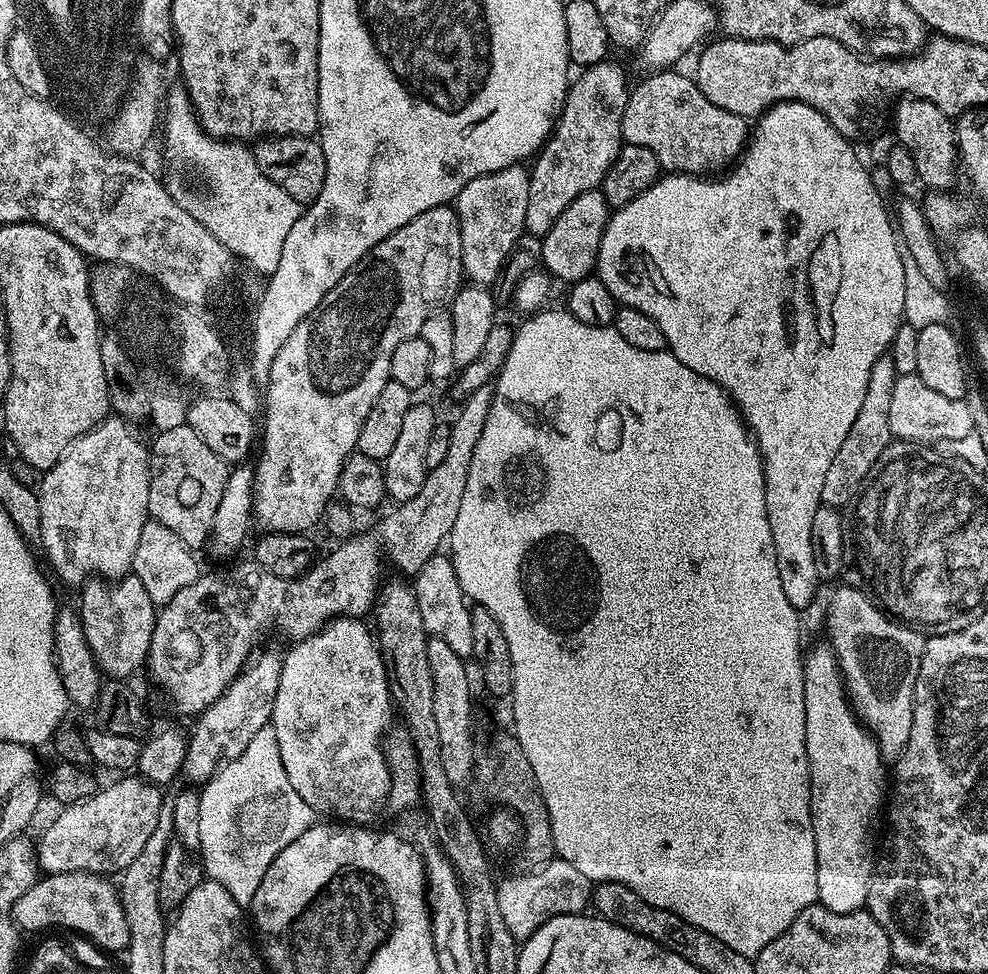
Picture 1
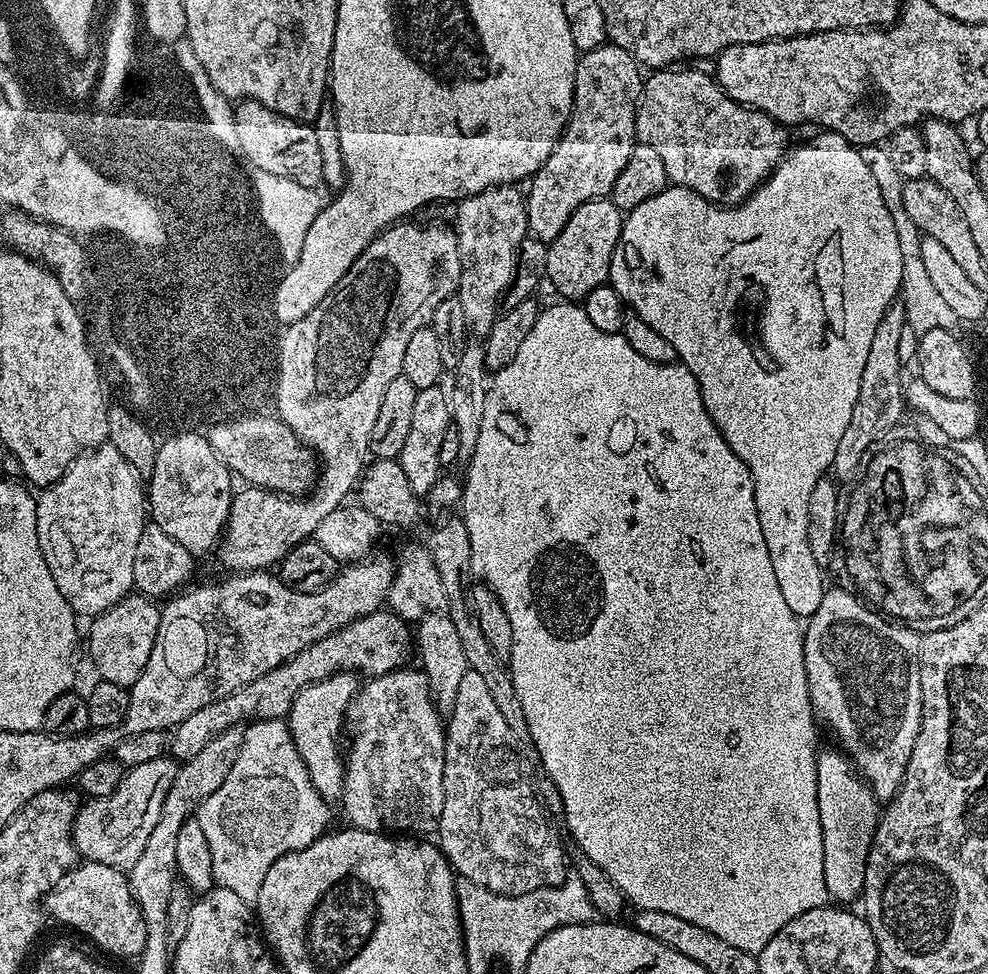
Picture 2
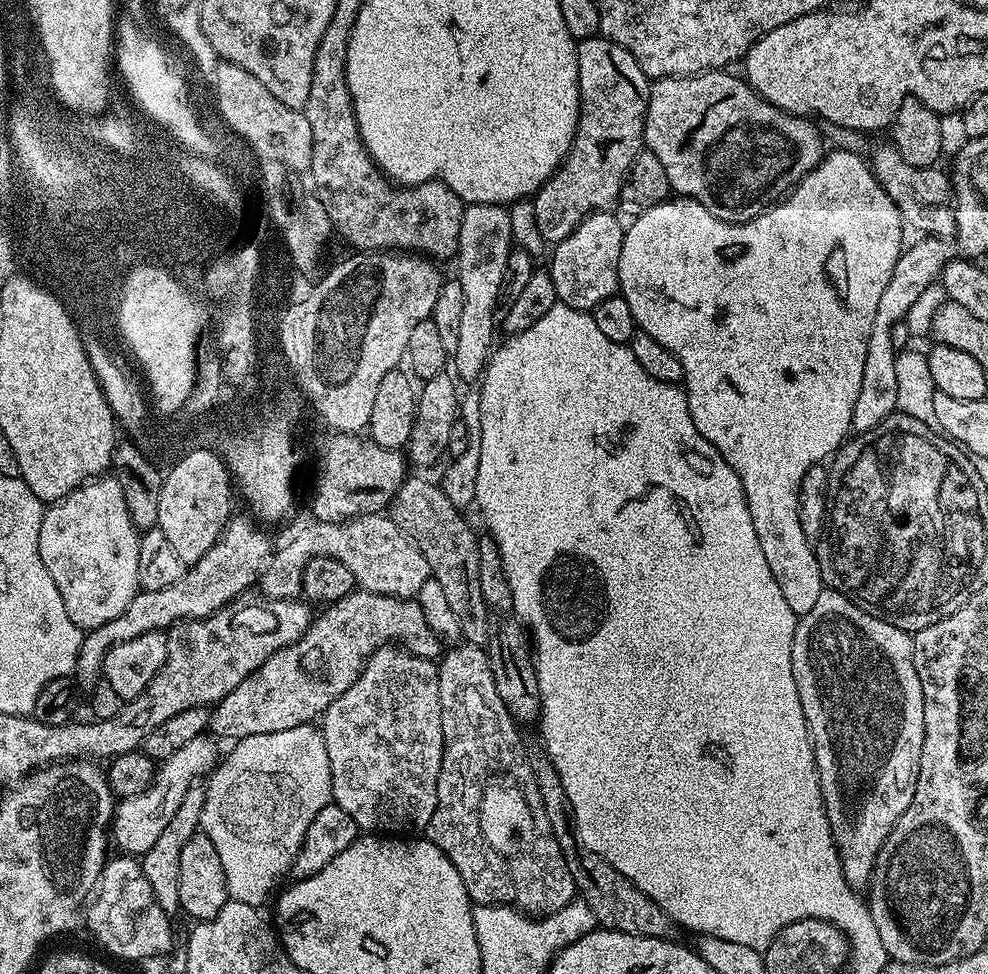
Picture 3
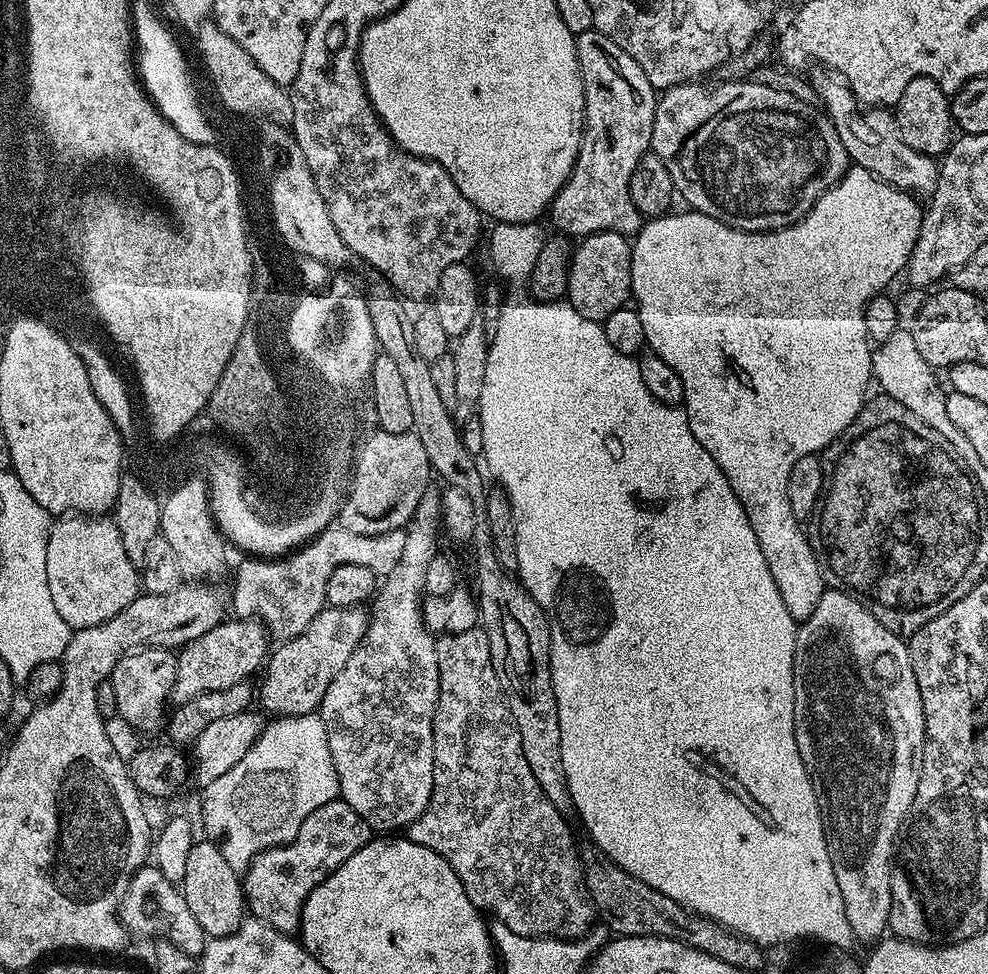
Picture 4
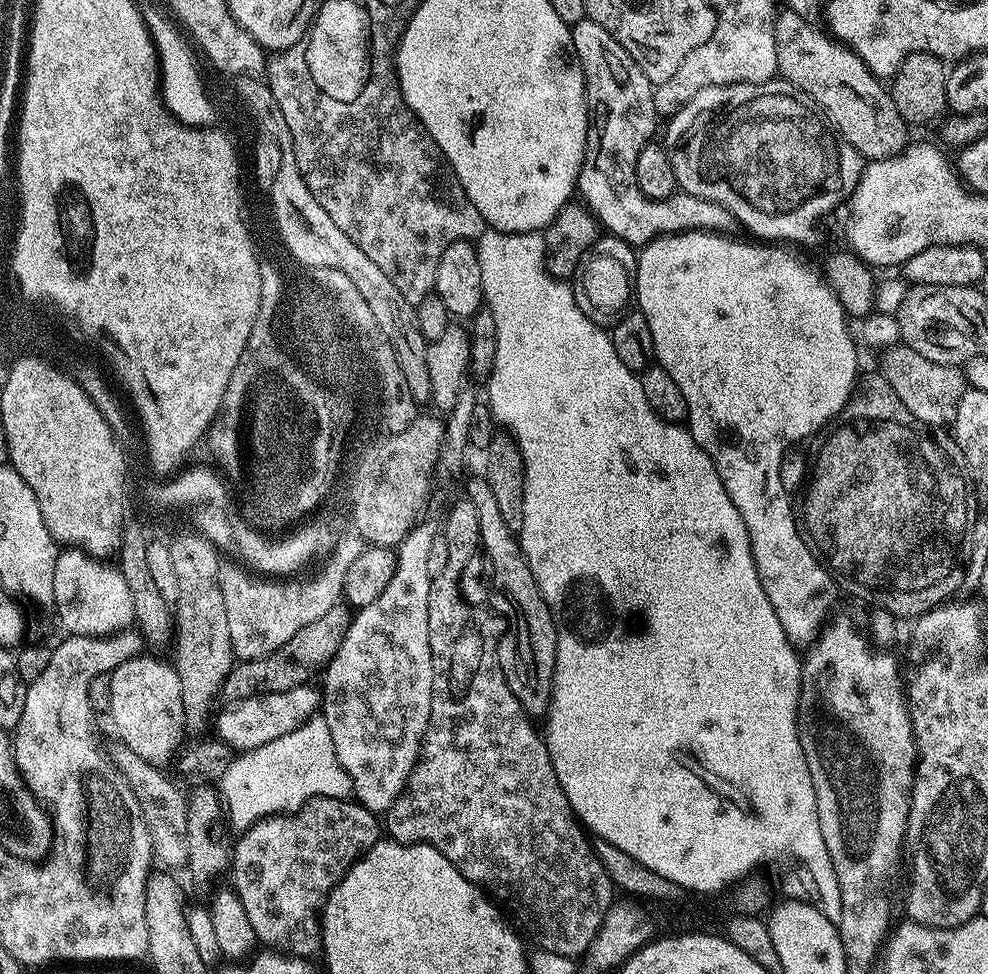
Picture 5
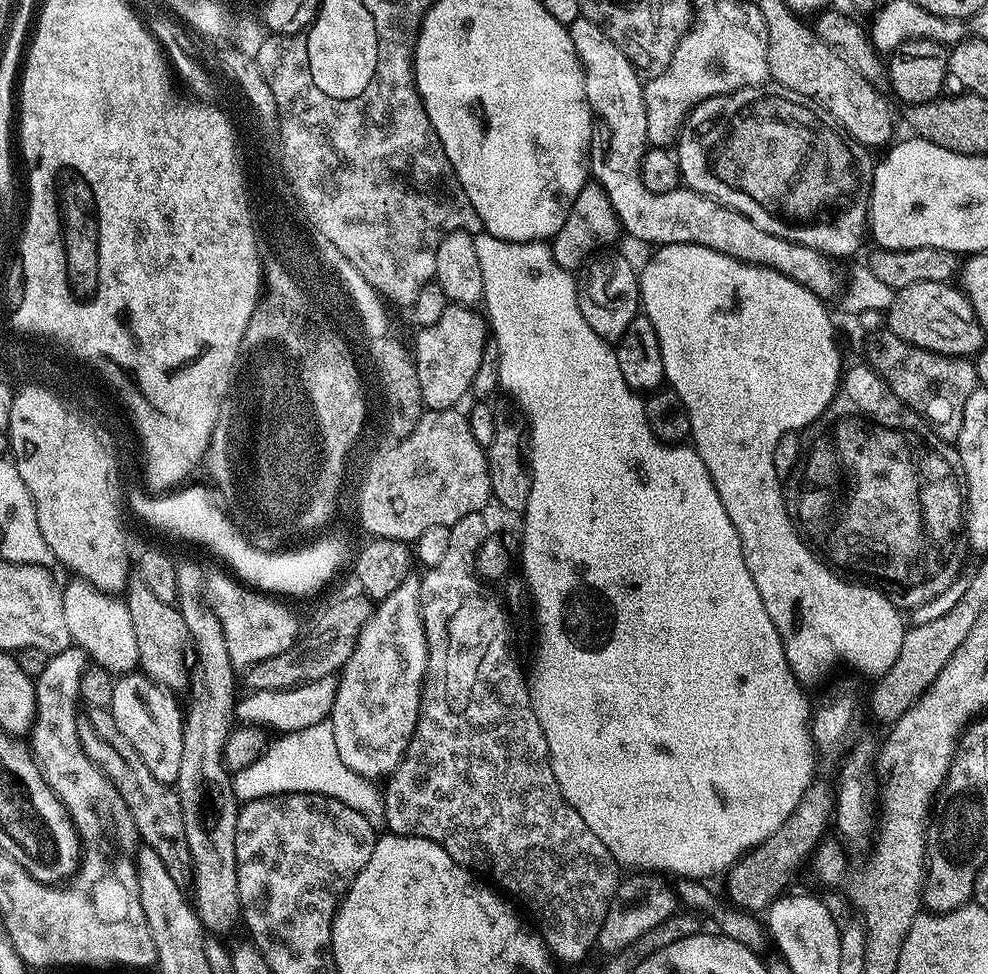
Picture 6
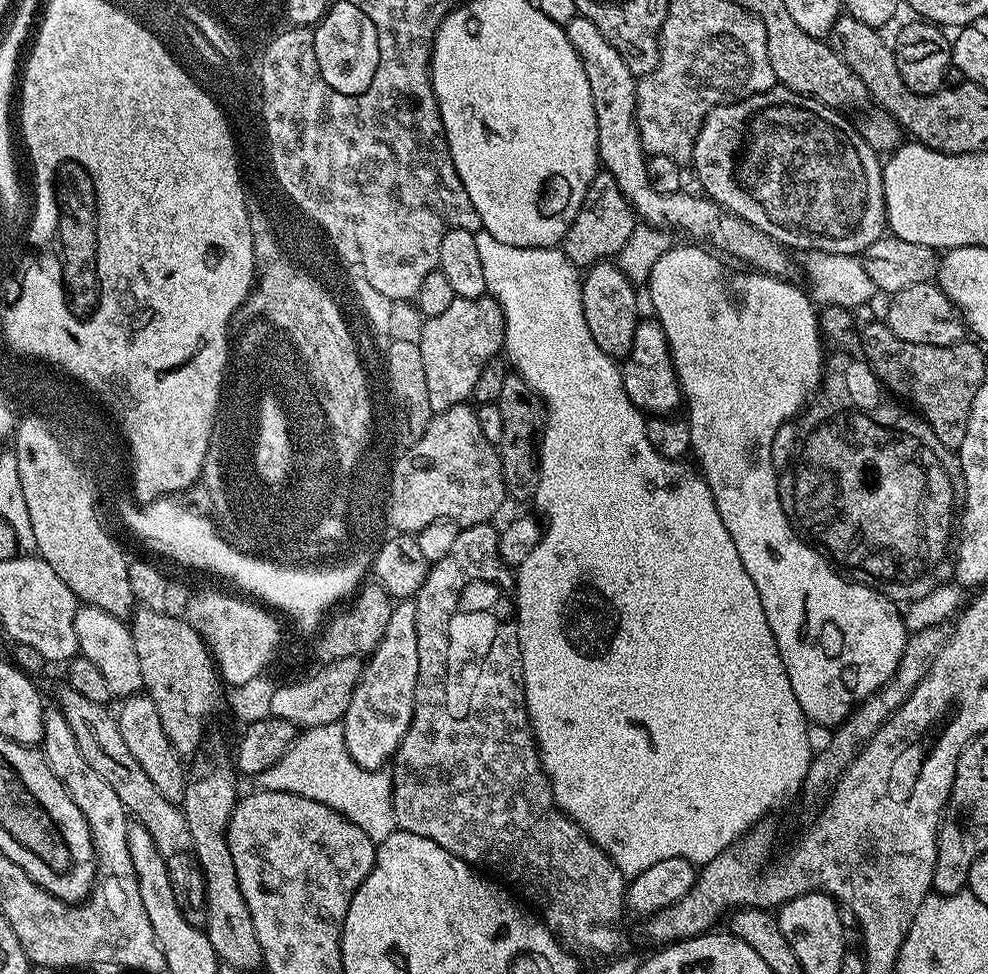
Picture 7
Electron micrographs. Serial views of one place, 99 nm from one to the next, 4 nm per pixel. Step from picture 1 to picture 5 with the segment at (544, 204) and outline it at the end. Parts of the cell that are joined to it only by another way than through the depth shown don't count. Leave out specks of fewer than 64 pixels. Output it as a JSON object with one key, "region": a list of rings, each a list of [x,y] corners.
{"region":[[[585,18],[582,22],[571,25],[572,37],[574,38],[574,50],[584,72],[584,91],[588,98],[590,109],[590,123],[588,126],[588,145],[584,151],[584,164],[580,167],[580,173],[576,179],[576,192],[582,201],[583,207],[587,208],[596,218],[597,225],[605,233],[617,236],[619,240],[629,246],[643,246],[660,236],[670,236],[673,232],[719,232],[731,233],[737,227],[733,216],[722,206],[705,200],[689,199],[688,220],[680,220],[680,208],[672,200],[651,200],[638,190],[638,178],[634,178],[634,166],[638,162],[638,154],[653,139],[656,132],[656,120],[658,113],[654,106],[654,86],[642,74],[638,62],[598,26],[598,22]]]}

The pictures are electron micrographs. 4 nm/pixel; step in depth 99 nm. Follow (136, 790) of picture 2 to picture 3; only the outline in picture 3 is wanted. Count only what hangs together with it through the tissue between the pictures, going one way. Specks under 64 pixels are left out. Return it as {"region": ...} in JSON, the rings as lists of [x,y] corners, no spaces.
{"region":[[[208,734],[186,742],[186,746],[170,754],[170,758],[159,761],[156,777],[149,788],[142,790],[142,794],[125,796],[117,803],[110,825],[110,836],[115,847],[116,844],[120,847],[117,849],[121,853],[140,858],[146,850],[150,850],[150,846],[154,846],[154,842],[158,842],[162,830],[166,830],[166,825],[170,823],[170,818],[174,818],[174,810],[182,806],[186,790],[203,781],[215,769],[218,763],[215,743],[217,744],[217,741]]]}

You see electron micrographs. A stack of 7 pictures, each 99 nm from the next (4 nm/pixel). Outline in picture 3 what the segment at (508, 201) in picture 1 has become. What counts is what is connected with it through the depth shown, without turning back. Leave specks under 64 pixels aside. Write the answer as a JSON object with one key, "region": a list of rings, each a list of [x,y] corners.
{"region":[[[469,204],[464,210],[460,241],[454,257],[456,263],[454,276],[462,286],[464,299],[454,364],[456,360],[455,375],[457,377],[460,375],[464,380],[479,381],[483,377],[484,369],[497,343],[496,306],[500,299],[500,287],[503,284],[507,258],[514,249],[508,213],[509,209],[503,204]]]}

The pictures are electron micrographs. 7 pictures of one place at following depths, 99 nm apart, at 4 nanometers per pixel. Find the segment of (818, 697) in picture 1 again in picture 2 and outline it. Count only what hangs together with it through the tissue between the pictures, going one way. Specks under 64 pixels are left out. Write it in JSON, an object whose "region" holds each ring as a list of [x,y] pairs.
{"region":[[[839,750],[821,751],[816,758],[818,770],[818,818],[822,822],[822,866],[826,874],[826,888],[833,901],[848,902],[861,895],[866,882],[866,862],[870,854],[872,839],[876,833],[876,825],[882,815],[881,801],[872,793],[872,787],[863,776],[852,767],[851,760]]]}

